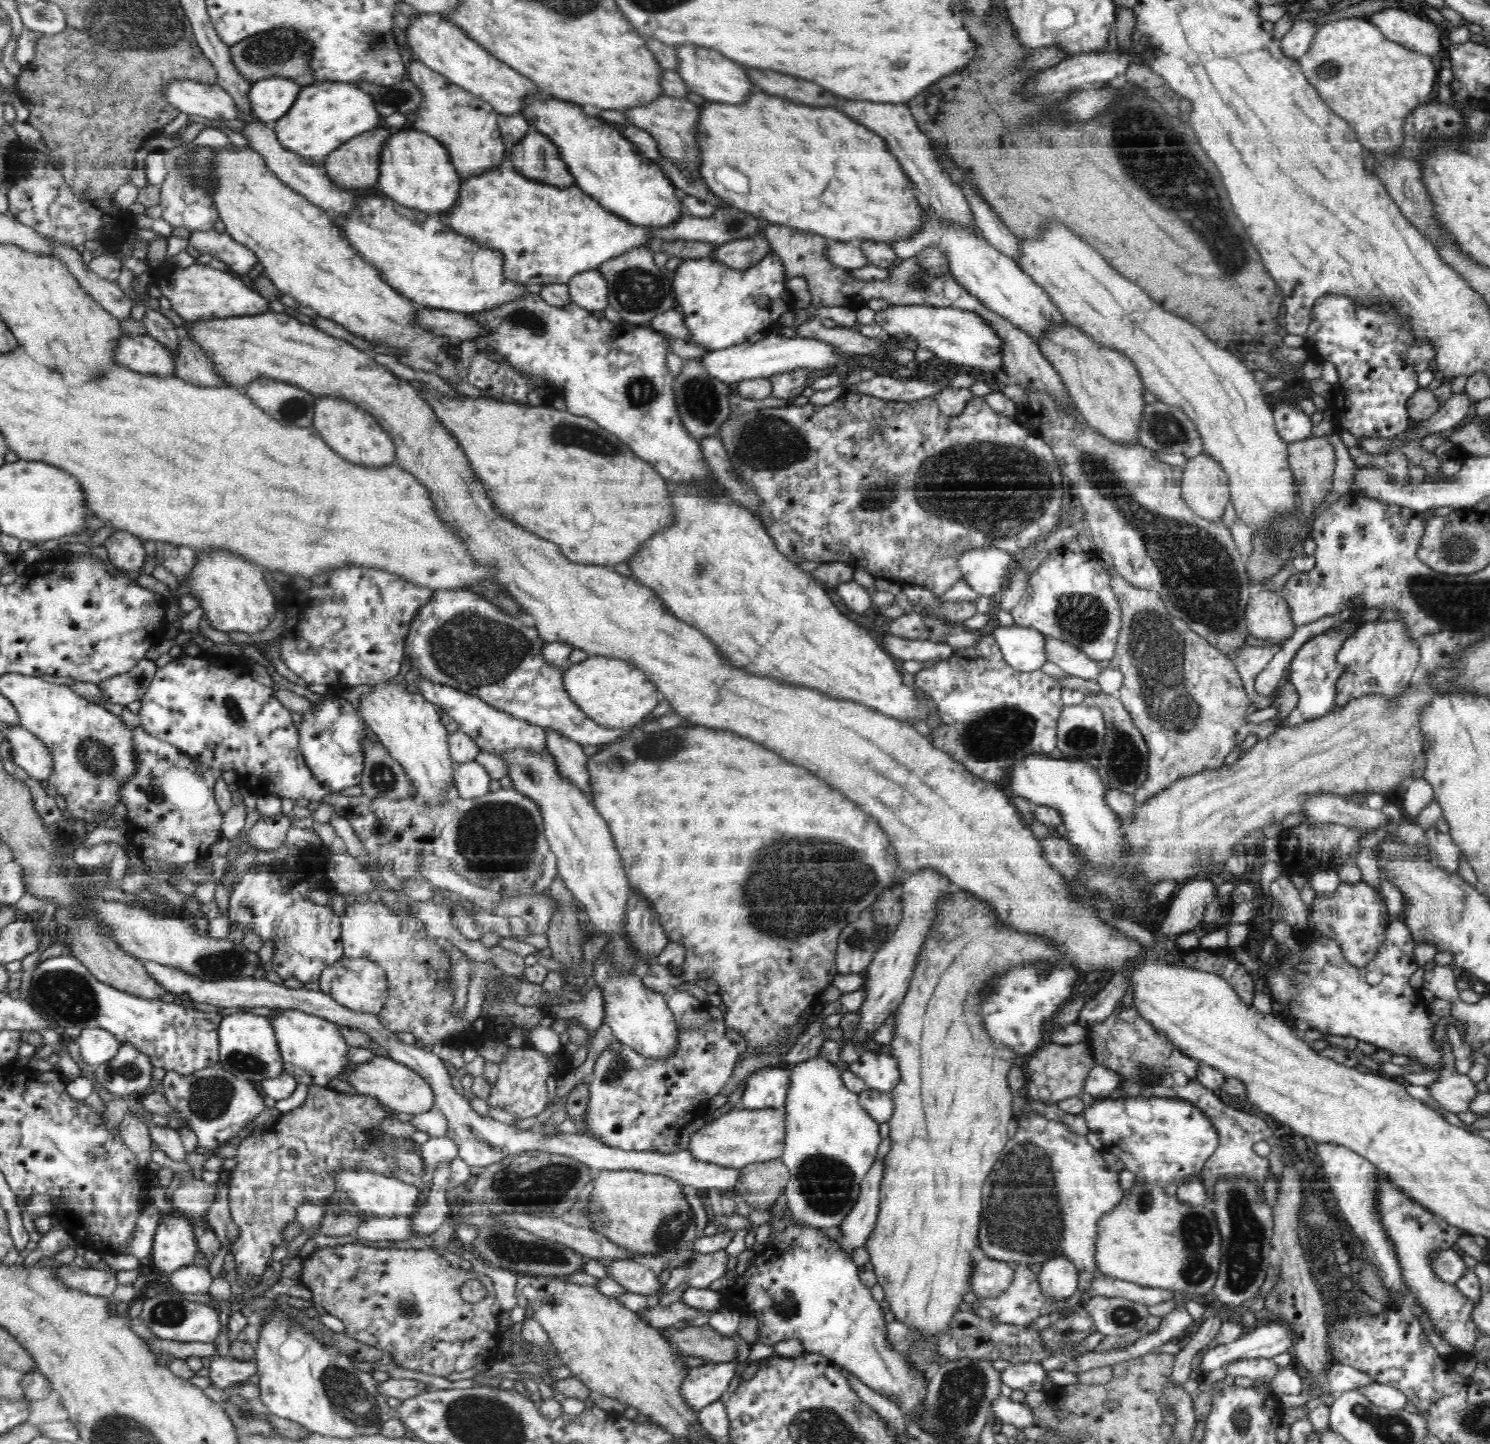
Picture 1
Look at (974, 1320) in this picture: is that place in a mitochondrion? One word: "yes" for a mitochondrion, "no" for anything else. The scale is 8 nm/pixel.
no

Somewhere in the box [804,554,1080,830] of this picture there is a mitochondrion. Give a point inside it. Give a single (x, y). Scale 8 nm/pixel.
(1002, 732)

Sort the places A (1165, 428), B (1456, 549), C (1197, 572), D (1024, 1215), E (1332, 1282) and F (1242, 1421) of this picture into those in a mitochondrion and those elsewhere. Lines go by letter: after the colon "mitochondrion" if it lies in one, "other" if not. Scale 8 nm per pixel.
A: mitochondrion
B: mitochondrion
C: mitochondrion
D: mitochondrion
E: other
F: mitochondrion

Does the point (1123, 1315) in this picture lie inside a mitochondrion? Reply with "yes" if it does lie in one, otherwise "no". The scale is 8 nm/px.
yes

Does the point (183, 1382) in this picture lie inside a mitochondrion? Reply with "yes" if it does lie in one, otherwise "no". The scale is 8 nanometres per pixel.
no

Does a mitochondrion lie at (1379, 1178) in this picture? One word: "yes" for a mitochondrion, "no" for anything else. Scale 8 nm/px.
no

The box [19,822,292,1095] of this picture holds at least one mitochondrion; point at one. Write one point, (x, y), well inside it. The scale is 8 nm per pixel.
(67, 995)

